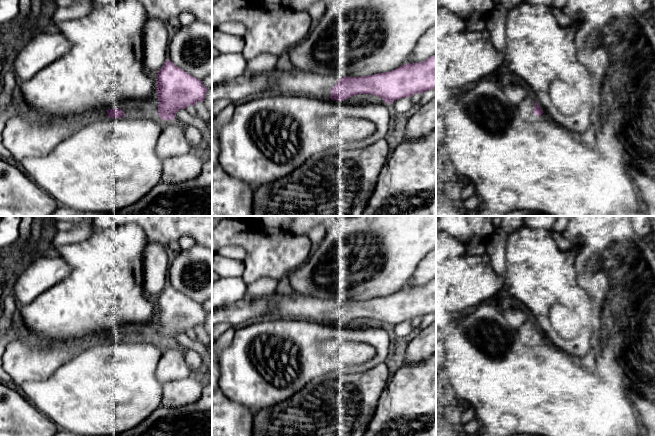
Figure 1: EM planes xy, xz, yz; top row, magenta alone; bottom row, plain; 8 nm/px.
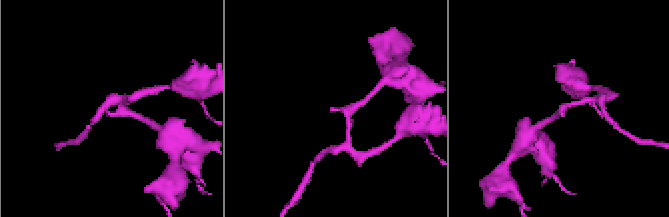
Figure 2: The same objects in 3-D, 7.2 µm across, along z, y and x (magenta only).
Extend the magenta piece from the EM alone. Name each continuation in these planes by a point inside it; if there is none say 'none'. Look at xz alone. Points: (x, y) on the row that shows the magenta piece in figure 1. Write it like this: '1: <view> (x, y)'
1: xz (306, 84)

